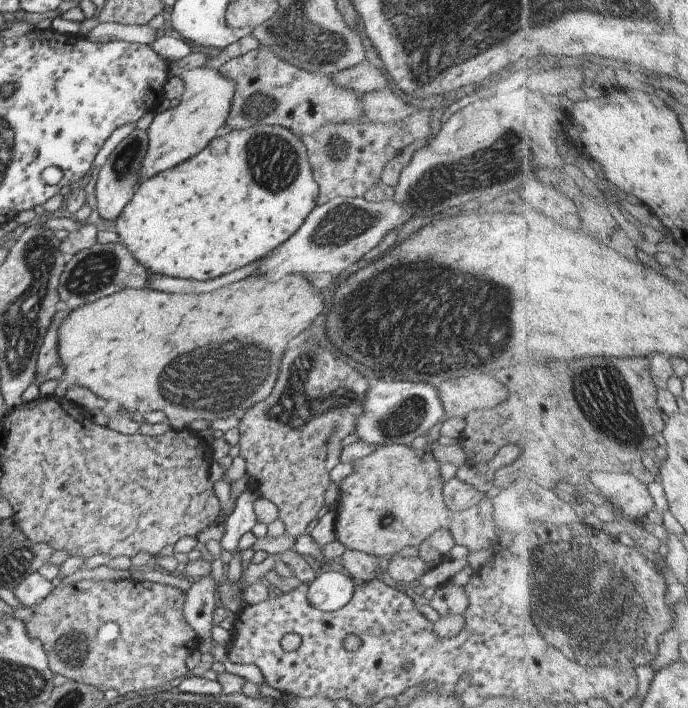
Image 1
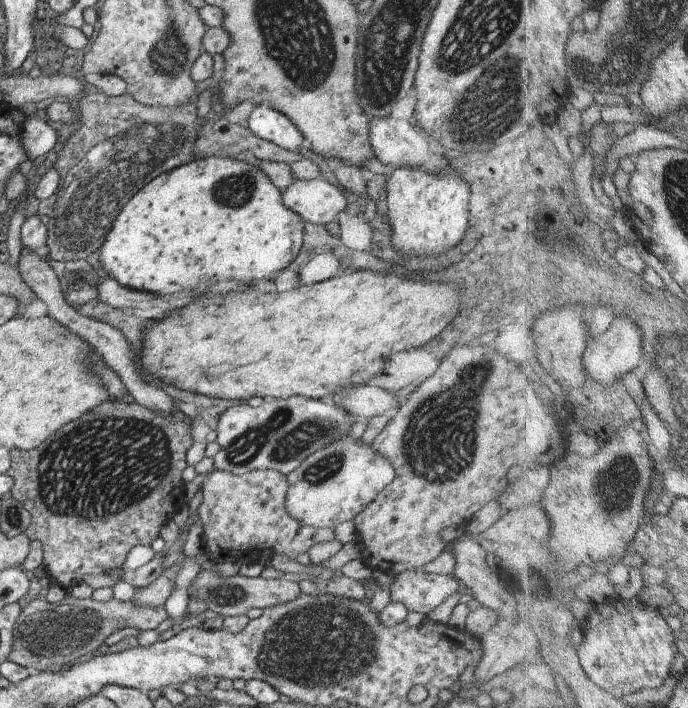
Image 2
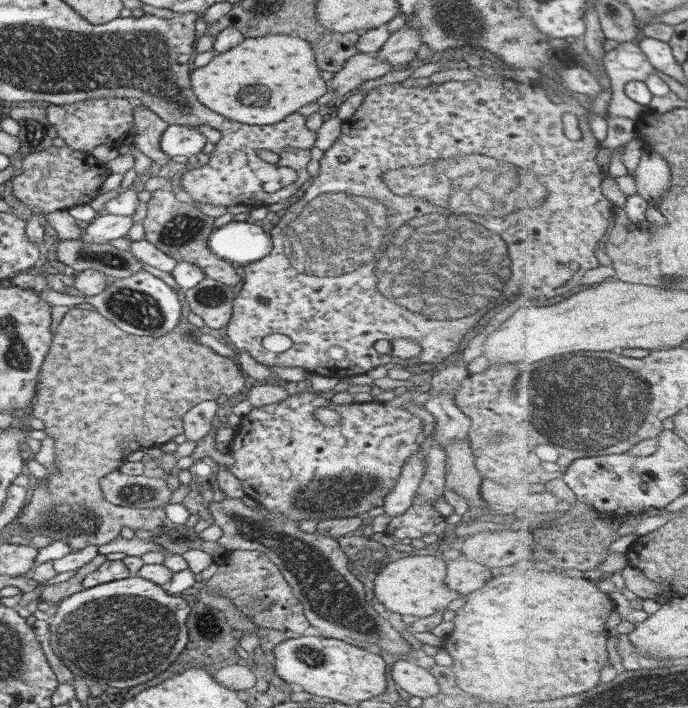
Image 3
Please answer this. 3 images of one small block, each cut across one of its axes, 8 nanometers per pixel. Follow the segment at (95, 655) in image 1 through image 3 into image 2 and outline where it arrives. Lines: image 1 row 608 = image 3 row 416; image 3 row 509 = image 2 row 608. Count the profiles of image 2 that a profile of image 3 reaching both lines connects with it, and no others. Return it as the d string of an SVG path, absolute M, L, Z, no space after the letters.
M67 592L58 603L49 603L43 598L30 601L20 612L14 627L14 644L9 660L31 671L42 672L50 668L59 671L64 665L74 664L81 658L94 655L105 639L124 628L135 628L140 634L155 630L169 618L165 606L136 606L132 601L119 601L115 598L108 602L94 599L79 599Z

